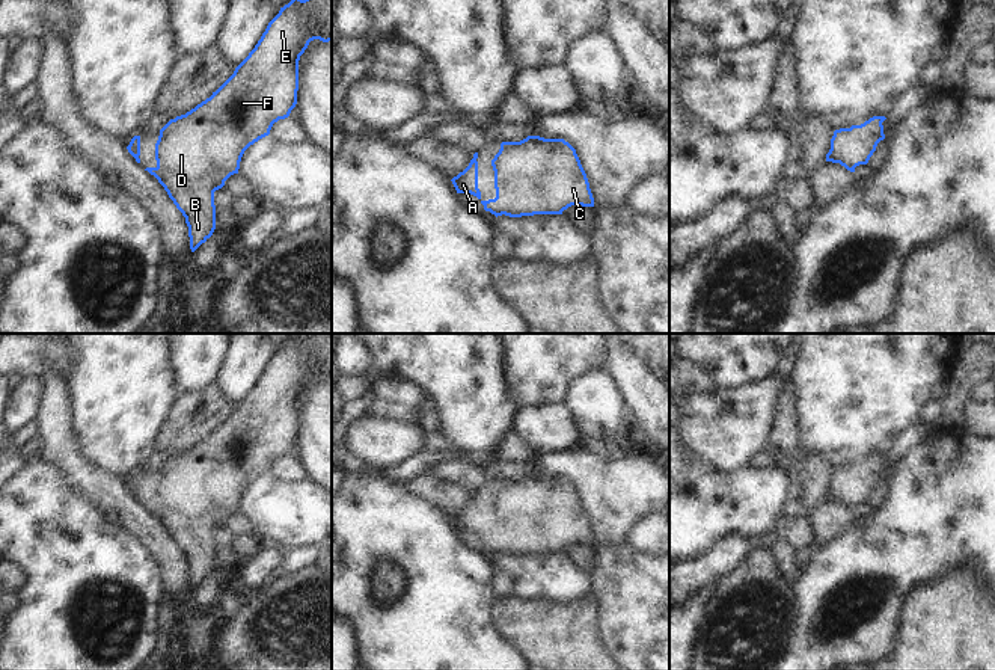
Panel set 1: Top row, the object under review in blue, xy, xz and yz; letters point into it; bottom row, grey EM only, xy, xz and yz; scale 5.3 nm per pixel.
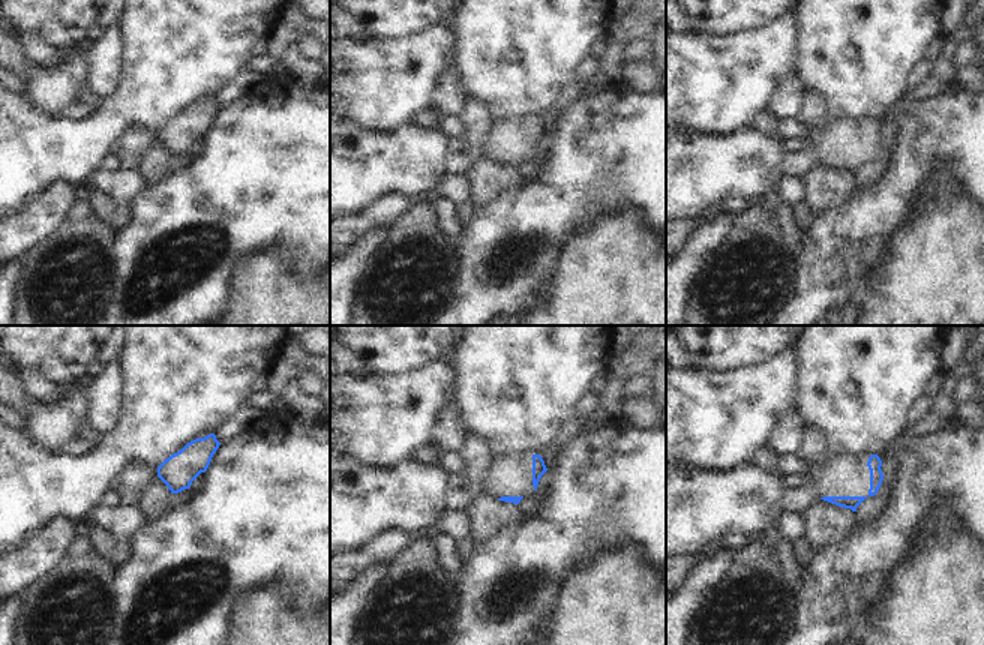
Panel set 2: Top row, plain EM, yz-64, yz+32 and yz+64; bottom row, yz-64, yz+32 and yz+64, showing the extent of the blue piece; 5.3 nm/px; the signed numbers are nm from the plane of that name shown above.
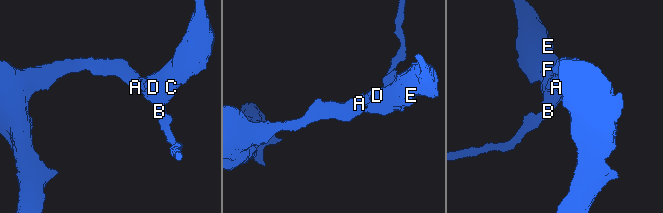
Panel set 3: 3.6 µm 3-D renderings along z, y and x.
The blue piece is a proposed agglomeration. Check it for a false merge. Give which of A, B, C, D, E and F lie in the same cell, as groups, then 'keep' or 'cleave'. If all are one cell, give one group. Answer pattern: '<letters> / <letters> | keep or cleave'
A B C D E F | keep

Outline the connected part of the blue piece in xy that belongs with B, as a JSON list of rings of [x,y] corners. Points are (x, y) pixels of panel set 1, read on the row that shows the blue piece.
[[[291,0],[268,23],[261,39],[210,98],[170,119],[155,143],[155,168],[146,168],[185,217],[194,252],[216,229],[214,192],[238,174],[244,151],[270,134],[274,122],[297,104],[298,60],[309,42],[332,41],[332,0]]]

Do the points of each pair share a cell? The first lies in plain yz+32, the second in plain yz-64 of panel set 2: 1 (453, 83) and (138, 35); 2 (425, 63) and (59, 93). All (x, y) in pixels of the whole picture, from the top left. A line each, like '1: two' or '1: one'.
1: two
2: one

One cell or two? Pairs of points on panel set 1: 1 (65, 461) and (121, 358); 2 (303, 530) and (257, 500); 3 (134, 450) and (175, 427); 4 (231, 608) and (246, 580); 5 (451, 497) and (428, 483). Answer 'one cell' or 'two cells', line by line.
1: two cells
2: one cell
3: two cells
4: two cells
5: one cell

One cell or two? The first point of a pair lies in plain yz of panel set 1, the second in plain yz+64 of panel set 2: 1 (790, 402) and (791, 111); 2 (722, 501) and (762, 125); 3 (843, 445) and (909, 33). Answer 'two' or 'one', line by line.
1: one
2: two
3: one

